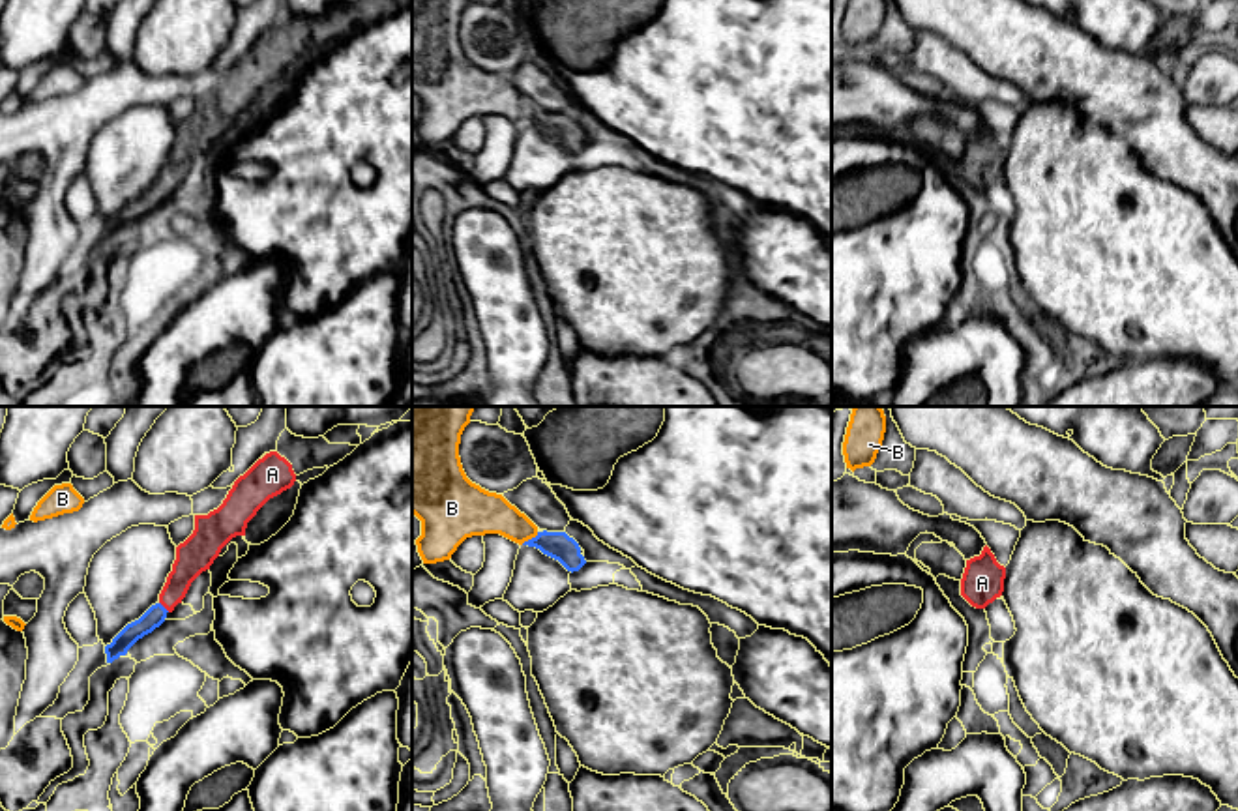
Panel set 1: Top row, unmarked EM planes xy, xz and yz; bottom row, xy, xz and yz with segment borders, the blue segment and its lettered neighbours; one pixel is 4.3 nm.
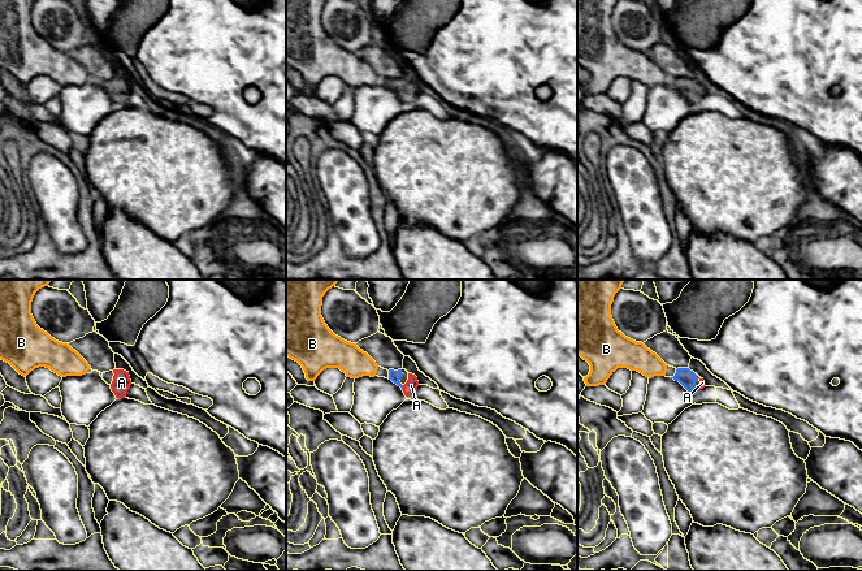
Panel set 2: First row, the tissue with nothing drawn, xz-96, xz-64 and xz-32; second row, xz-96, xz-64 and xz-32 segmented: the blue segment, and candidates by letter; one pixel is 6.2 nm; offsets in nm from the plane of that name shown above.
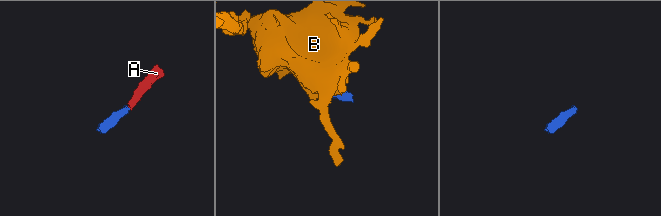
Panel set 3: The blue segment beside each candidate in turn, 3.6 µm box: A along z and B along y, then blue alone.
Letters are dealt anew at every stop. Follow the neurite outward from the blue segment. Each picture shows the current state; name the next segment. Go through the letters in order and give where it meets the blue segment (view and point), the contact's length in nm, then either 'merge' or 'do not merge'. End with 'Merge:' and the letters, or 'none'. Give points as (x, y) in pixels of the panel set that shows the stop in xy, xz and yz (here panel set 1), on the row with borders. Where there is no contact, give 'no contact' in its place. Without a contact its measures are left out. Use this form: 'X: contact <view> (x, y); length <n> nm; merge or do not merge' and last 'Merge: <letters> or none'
A: contact xy (163, 607); length 60 nm; merge
B: contact xz (529, 540); length 90 nm; do not merge
Merge: A

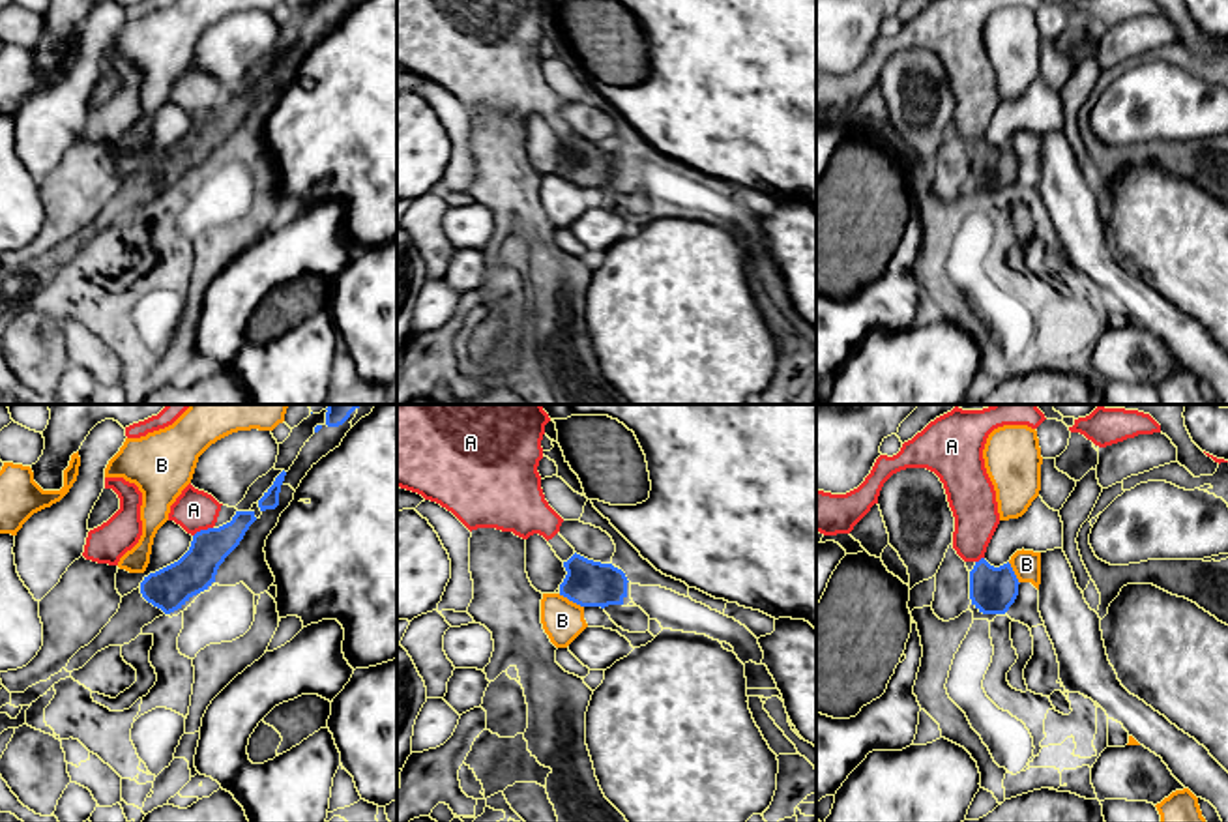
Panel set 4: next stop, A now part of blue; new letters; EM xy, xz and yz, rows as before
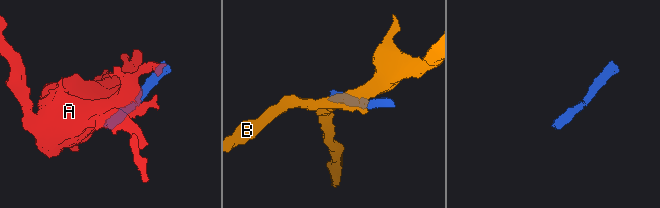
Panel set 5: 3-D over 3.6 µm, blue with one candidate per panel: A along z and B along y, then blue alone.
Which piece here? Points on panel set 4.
A: contact xy (203, 530); length 100 nm; do not merge
B: contact xz (571, 600); length 130 nm; do not merge
Merge: none

